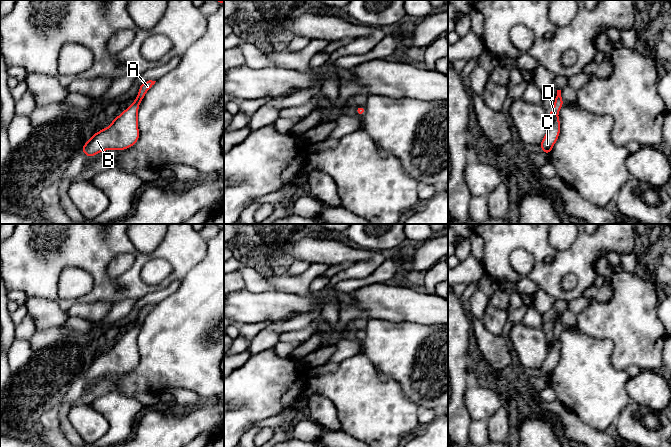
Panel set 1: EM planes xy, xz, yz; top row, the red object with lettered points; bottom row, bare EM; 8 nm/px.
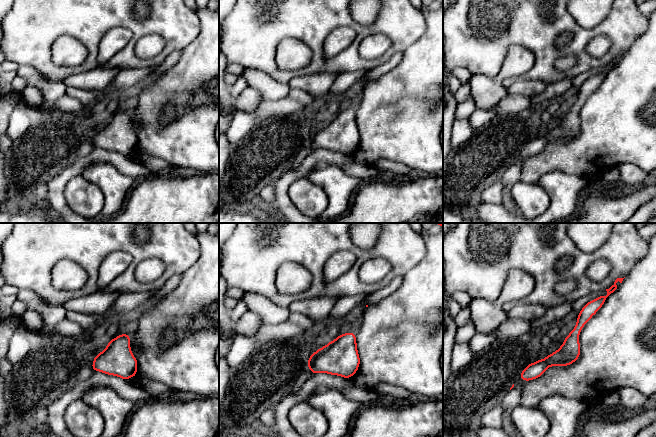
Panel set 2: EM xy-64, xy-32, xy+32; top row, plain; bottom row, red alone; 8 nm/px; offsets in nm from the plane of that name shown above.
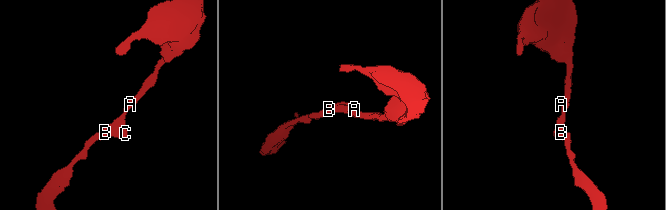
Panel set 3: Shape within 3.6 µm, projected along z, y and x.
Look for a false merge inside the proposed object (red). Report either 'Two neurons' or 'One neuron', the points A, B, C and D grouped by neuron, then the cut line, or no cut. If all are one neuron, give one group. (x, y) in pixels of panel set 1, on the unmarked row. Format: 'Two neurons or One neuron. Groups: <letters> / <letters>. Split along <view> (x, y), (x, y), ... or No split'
One neuron. Groups: A B C D. No split

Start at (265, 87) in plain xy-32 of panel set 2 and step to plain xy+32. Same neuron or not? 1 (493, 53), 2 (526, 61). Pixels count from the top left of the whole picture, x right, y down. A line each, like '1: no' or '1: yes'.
1: no
2: yes

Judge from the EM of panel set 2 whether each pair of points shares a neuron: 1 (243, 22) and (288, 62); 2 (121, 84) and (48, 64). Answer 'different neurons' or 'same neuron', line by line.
1: different neurons
2: different neurons

